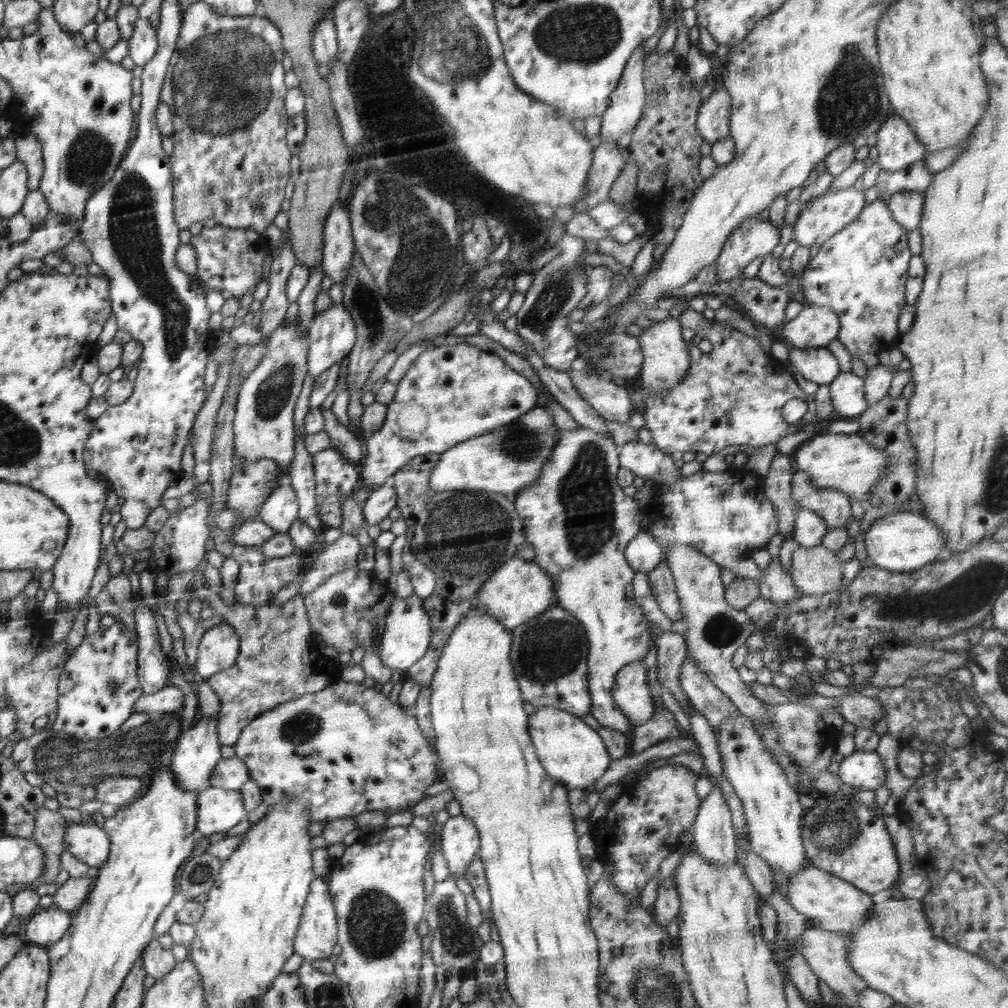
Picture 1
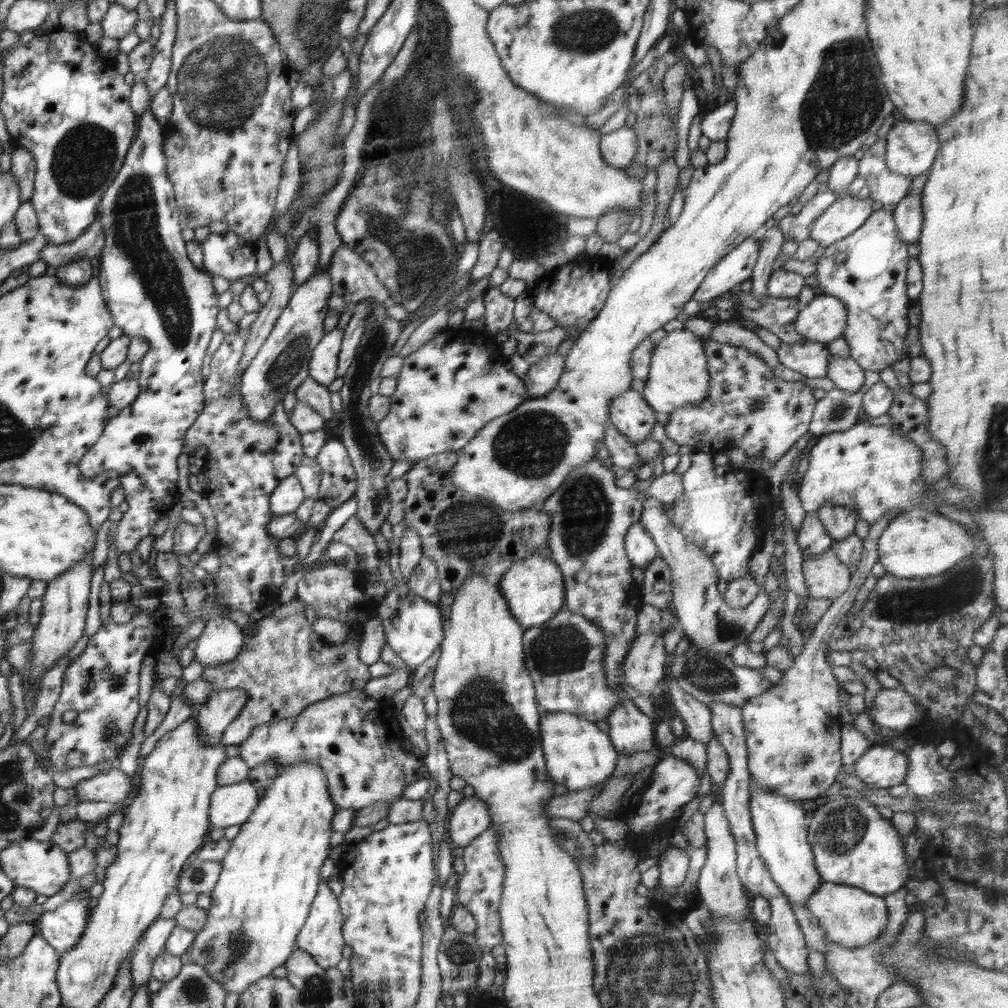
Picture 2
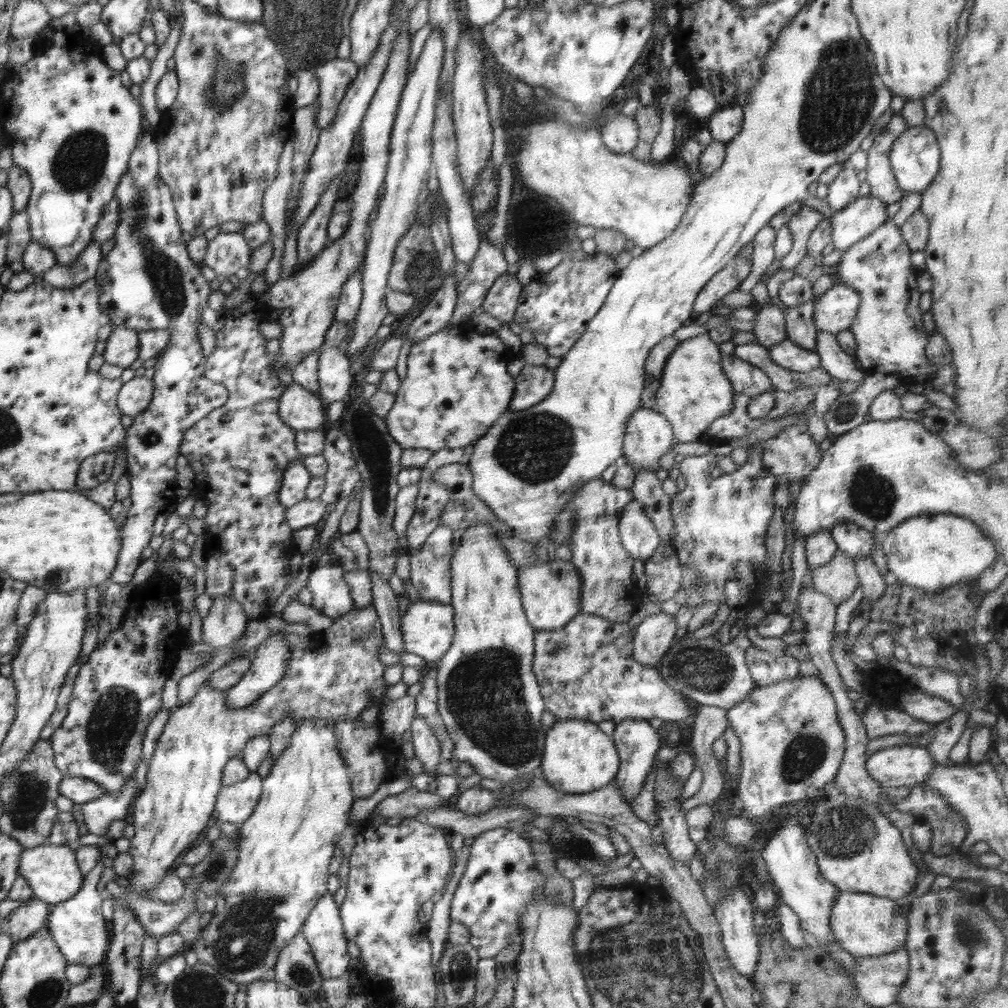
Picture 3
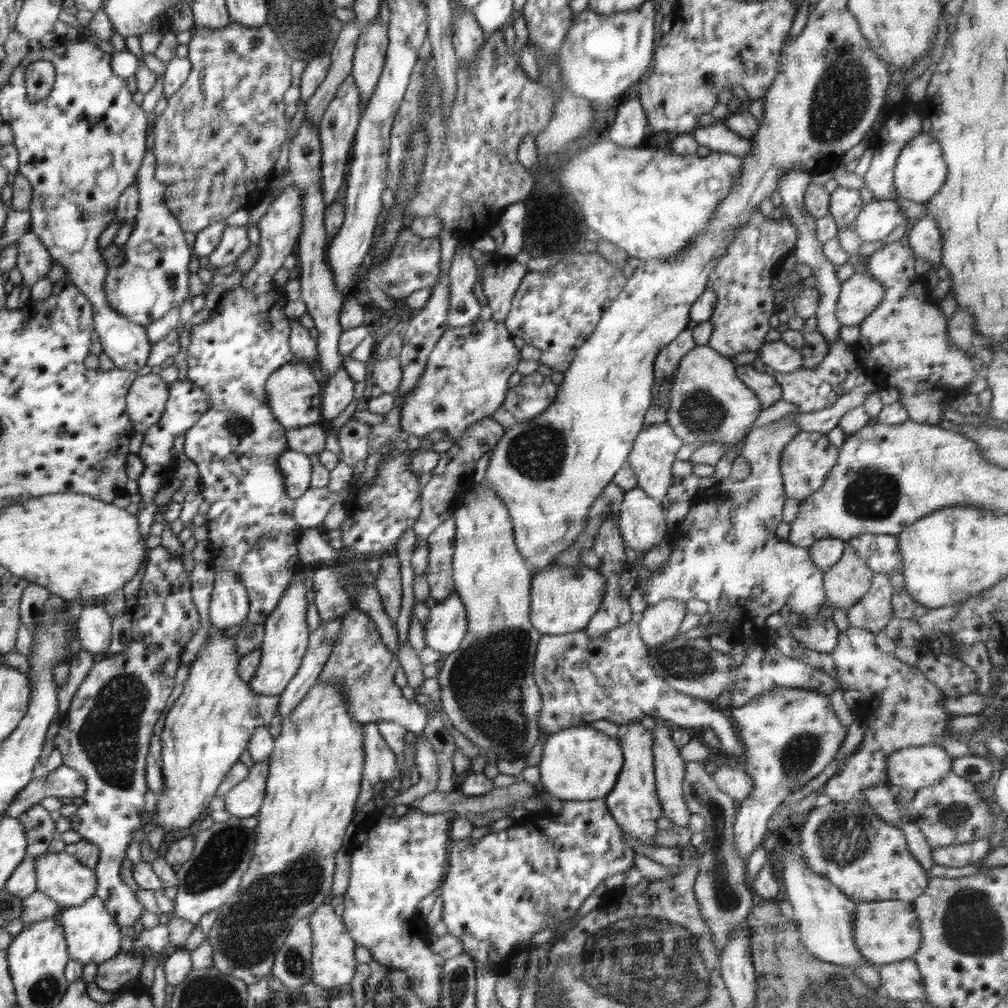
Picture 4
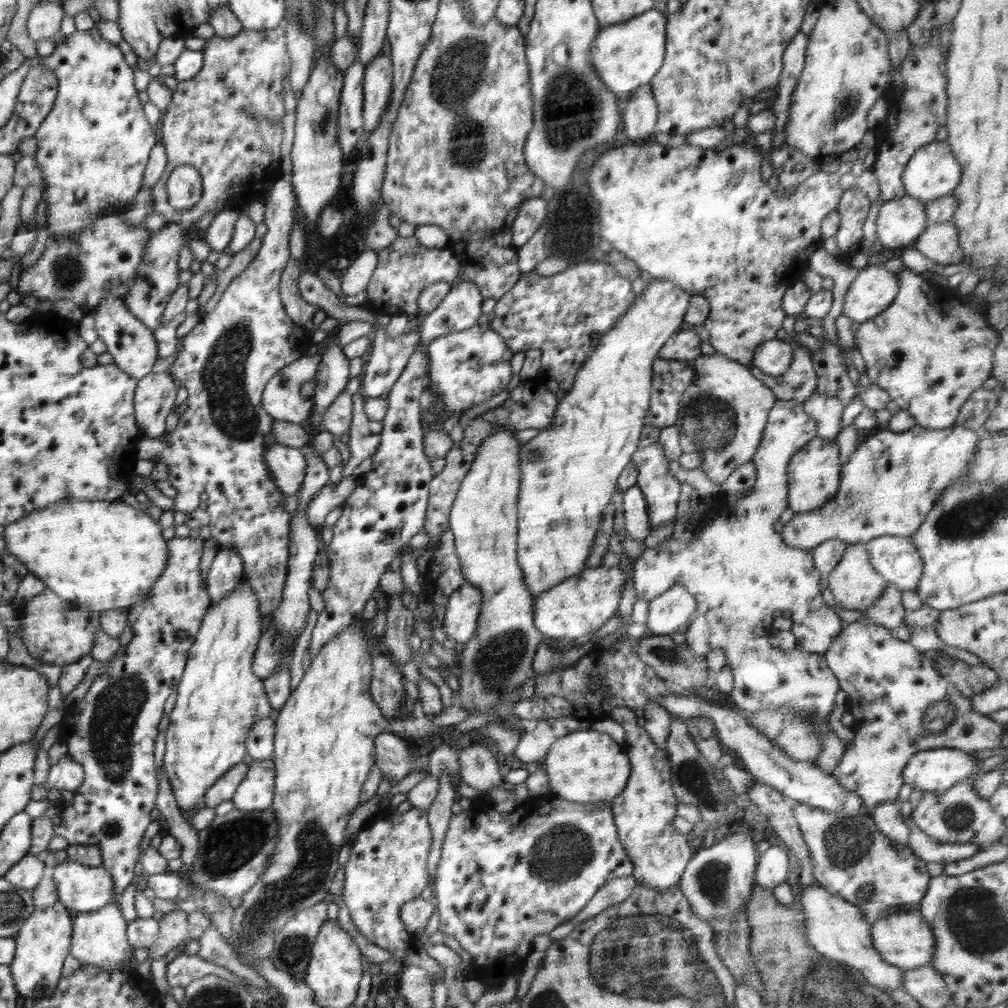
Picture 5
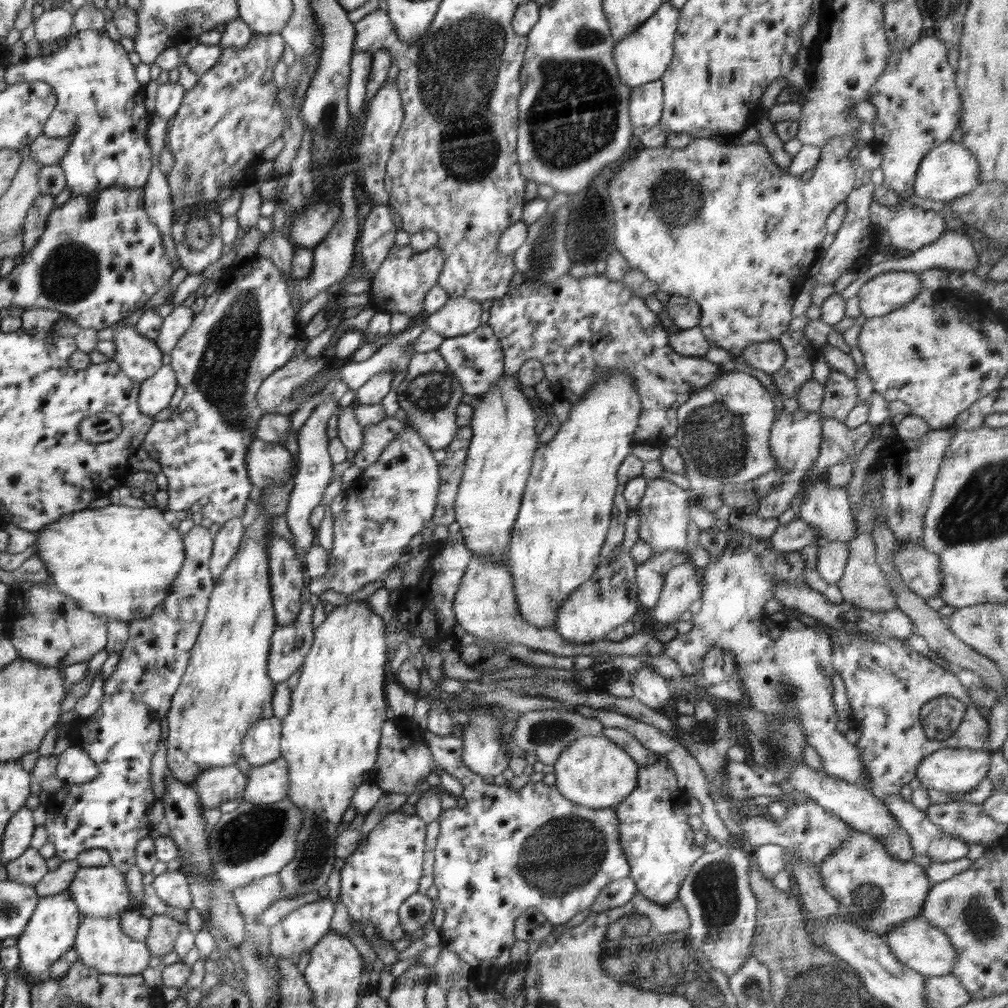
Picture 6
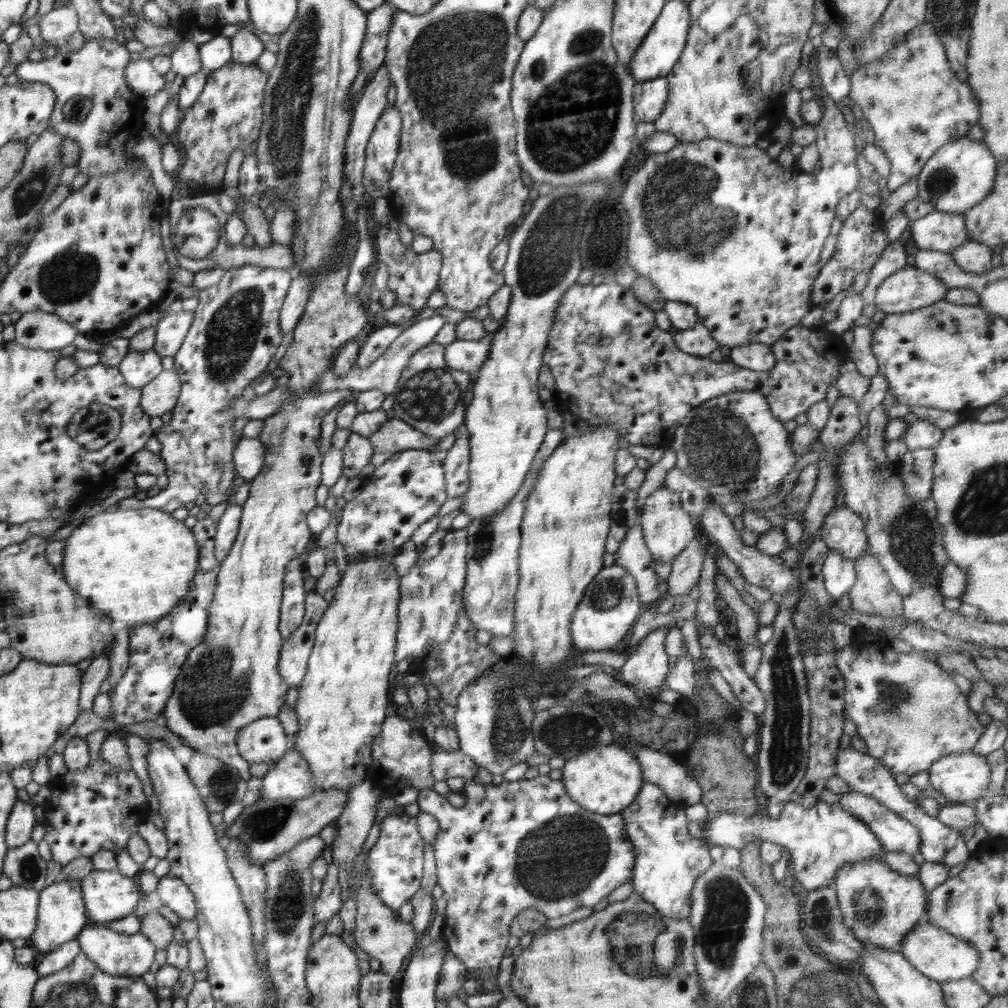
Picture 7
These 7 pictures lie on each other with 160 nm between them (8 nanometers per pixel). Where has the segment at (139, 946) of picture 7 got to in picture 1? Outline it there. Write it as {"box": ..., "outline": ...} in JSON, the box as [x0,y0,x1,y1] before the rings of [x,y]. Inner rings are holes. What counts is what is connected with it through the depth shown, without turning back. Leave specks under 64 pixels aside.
{"box":[21,906,72,946],"outline":[[[56,906],[40,908],[25,920],[21,935],[26,942],[48,946],[58,942],[69,930],[72,918],[72,911],[58,910]]]}

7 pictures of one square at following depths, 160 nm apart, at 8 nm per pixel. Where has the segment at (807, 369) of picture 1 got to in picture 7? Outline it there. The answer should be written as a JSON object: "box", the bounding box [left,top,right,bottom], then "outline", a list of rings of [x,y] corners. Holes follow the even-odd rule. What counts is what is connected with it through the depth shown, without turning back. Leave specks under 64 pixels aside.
{"box":[729,343,776,371],"outline":[[[761,343],[732,347],[729,360],[754,371],[770,370],[776,363],[773,347]]]}

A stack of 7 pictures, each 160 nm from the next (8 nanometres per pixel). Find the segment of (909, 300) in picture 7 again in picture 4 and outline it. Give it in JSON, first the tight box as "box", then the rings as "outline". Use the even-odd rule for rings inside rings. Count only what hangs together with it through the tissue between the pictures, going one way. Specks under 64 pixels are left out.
{"box":[836,271,886,325],"outline":[[[868,271],[855,273],[841,284],[836,303],[836,318],[841,325],[860,324],[882,302],[886,289]]]}

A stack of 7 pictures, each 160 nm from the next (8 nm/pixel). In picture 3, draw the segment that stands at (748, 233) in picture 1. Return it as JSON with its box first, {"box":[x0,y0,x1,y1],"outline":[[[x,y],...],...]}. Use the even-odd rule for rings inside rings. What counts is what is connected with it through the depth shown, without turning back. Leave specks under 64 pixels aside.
{"box":[693,258,751,314],"outline":[[[734,258],[724,265],[696,297],[693,304],[694,314],[701,314],[711,310],[711,307],[721,298],[732,295],[751,272],[751,261],[744,258]]]}

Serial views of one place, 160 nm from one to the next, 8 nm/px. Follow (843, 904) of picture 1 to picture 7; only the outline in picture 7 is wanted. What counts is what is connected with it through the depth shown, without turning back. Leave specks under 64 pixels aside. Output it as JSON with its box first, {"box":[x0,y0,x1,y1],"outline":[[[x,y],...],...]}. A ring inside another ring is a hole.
{"box":[899,923,979,984],"outline":[[[930,923],[915,926],[902,940],[899,951],[921,974],[940,984],[970,978],[979,967],[979,952],[974,945]]]}

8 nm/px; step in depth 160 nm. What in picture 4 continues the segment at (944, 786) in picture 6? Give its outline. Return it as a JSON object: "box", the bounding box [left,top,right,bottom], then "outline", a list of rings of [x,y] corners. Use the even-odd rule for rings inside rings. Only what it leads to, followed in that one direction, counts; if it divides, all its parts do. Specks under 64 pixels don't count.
{"box":[886,745,952,790],"outline":[[[922,745],[892,752],[886,760],[889,785],[920,790],[952,772],[952,759],[940,745]]]}

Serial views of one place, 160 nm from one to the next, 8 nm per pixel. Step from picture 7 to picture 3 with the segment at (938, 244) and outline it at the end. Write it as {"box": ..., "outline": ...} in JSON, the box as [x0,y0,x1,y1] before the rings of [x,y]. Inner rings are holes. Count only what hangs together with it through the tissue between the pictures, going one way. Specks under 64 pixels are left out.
{"box":[830,195,888,251],"outline":[[[867,195],[858,197],[844,210],[834,212],[830,218],[830,239],[837,250],[845,251],[852,244],[866,239],[872,231],[888,220],[883,200]]]}

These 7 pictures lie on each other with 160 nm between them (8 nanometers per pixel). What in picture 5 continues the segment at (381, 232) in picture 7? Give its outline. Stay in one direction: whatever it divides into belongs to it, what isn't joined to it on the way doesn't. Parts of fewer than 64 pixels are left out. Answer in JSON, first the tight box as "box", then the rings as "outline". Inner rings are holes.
{"box":[363,236,459,318],"outline":[[[414,236],[398,237],[390,246],[377,252],[377,267],[374,270],[370,284],[366,288],[367,299],[363,308],[378,314],[390,316],[409,315],[412,318],[418,310],[417,300],[422,290],[444,280],[452,284],[459,274],[459,263],[454,254],[447,248],[426,248],[418,244]]]}

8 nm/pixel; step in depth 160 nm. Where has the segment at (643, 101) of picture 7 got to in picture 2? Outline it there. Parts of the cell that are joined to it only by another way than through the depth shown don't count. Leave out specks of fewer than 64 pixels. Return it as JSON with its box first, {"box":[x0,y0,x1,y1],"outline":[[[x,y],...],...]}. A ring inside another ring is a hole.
{"box":[601,126,638,168],"outline":[[[623,126],[601,138],[602,158],[614,168],[628,168],[638,145],[633,127]]]}

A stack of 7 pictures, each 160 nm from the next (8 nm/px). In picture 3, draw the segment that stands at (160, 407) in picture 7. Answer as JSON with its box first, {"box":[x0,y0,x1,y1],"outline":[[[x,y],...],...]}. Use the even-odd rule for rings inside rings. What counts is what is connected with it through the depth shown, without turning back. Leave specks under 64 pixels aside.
{"box":[117,377,153,416],"outline":[[[133,377],[122,385],[117,394],[117,405],[126,416],[142,414],[153,395],[153,382],[147,377]]]}

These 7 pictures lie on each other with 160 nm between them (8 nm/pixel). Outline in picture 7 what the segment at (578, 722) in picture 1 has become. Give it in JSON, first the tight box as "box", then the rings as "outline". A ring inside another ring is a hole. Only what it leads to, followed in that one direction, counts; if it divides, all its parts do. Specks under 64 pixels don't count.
{"box":[560,743,644,815],"outline":[[[620,743],[598,745],[592,750],[586,750],[566,761],[561,772],[560,781],[567,795],[585,811],[592,811],[598,815],[620,813],[630,806],[644,782],[640,764]]]}

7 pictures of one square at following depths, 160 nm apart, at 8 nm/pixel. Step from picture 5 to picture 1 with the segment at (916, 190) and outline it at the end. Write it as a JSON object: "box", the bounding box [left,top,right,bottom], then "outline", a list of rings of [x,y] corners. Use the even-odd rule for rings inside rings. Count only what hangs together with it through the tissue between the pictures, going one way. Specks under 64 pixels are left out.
{"box":[876,113,927,172],"outline":[[[892,113],[876,132],[877,162],[882,169],[894,172],[925,158],[927,150],[910,130],[908,123]]]}

